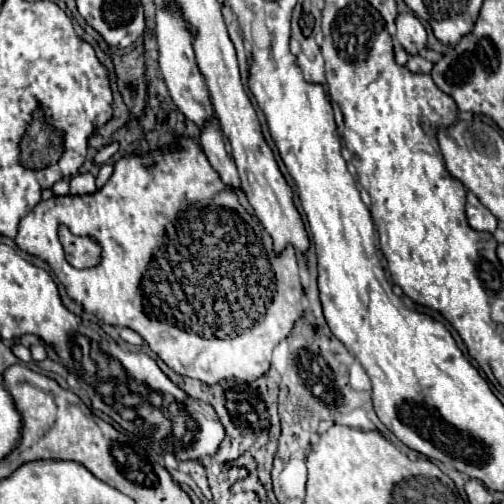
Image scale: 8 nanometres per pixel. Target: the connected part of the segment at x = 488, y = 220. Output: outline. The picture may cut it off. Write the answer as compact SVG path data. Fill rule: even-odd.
M473 193L467 195L467 219L475 231L493 233L497 229L495 215Z

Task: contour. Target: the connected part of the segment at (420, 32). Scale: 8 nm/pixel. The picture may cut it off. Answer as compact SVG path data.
M403 13L397 17L397 41L409 55L419 55L425 49L427 33L415 15Z

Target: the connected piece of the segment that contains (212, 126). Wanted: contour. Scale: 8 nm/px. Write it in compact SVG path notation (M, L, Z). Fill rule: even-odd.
M211 121L205 125L205 129L201 131L201 149L207 157L207 161L211 163L211 167L219 173L221 181L233 189L241 187L239 175L237 175L237 167L231 155L231 145L229 139L225 139L219 121Z

